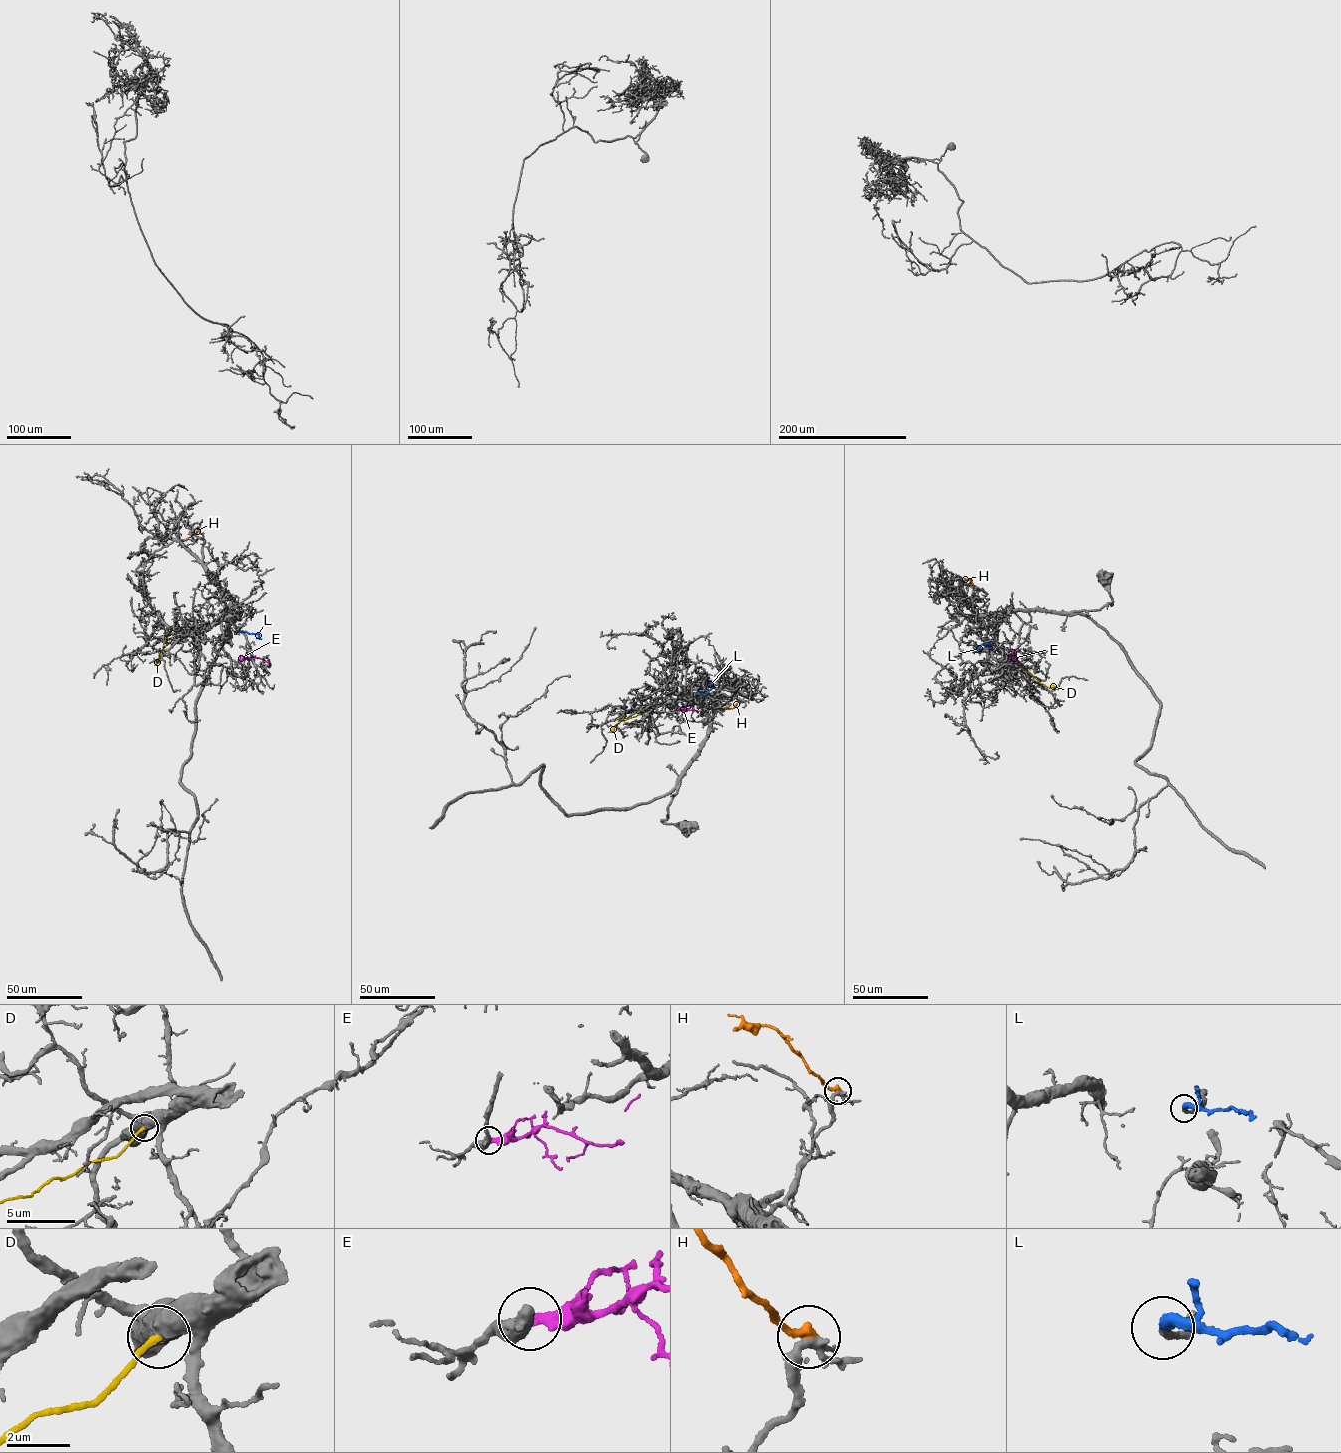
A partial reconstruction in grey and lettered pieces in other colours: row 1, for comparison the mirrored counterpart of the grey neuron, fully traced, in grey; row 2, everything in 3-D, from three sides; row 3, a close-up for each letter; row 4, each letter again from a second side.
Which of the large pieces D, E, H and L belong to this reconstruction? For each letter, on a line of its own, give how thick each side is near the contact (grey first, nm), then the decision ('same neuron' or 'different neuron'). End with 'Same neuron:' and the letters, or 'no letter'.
D: calibres 750 and 200 nm; different neuron
E: calibres 120 and 240 nm; different neuron
H: calibres 300 and 340 nm; different neuron
L: calibres 180 and 420 nm; same neuron
Same neuron: L

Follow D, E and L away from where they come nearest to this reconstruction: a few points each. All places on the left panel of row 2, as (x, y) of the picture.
D: (171, 629), (167, 644), (154, 665)
E: (238, 660), (255, 657), (270, 665)
L: (236, 631), (258, 633), (261, 639)

